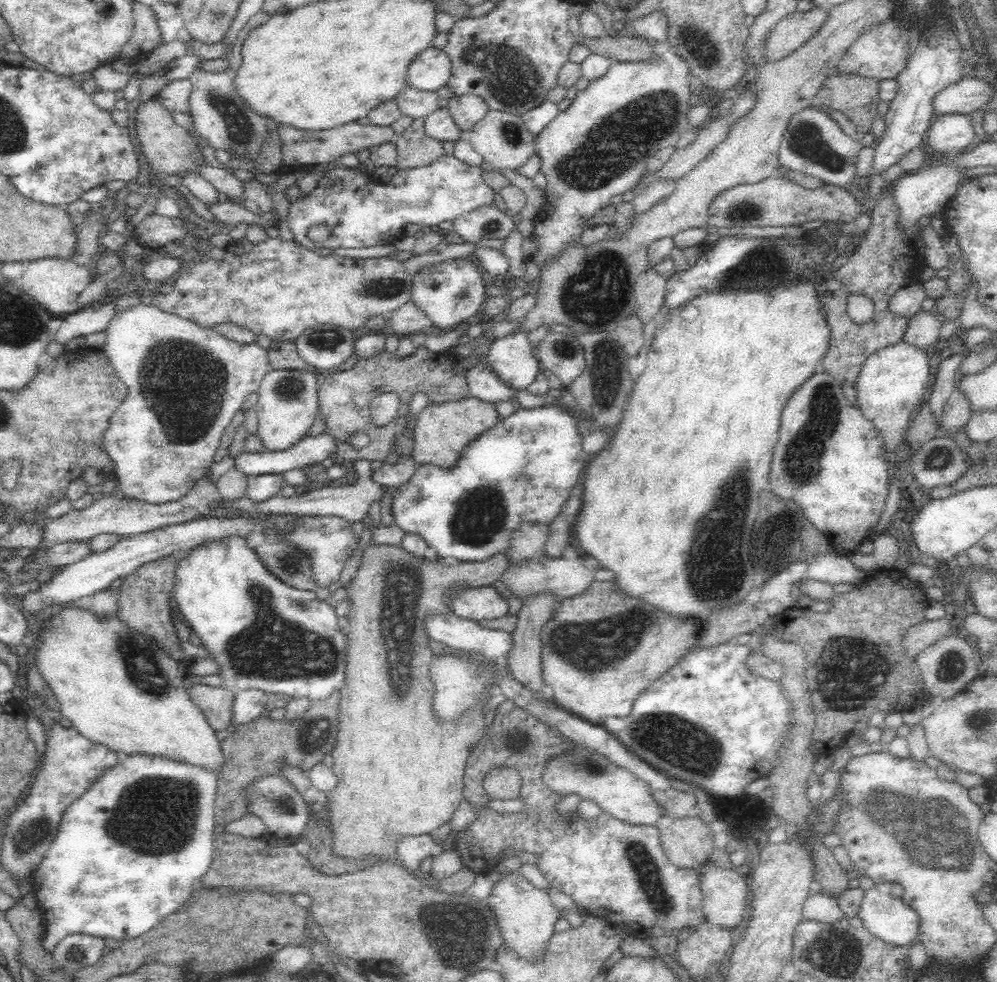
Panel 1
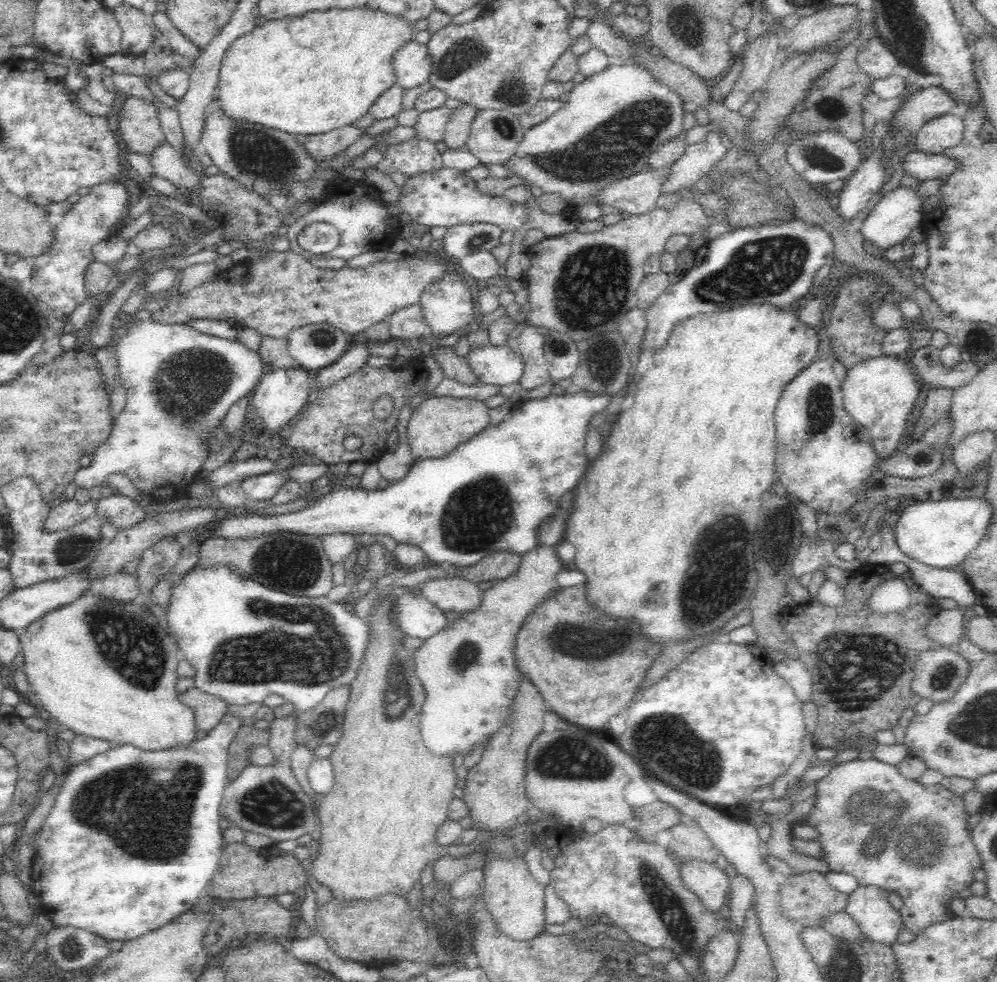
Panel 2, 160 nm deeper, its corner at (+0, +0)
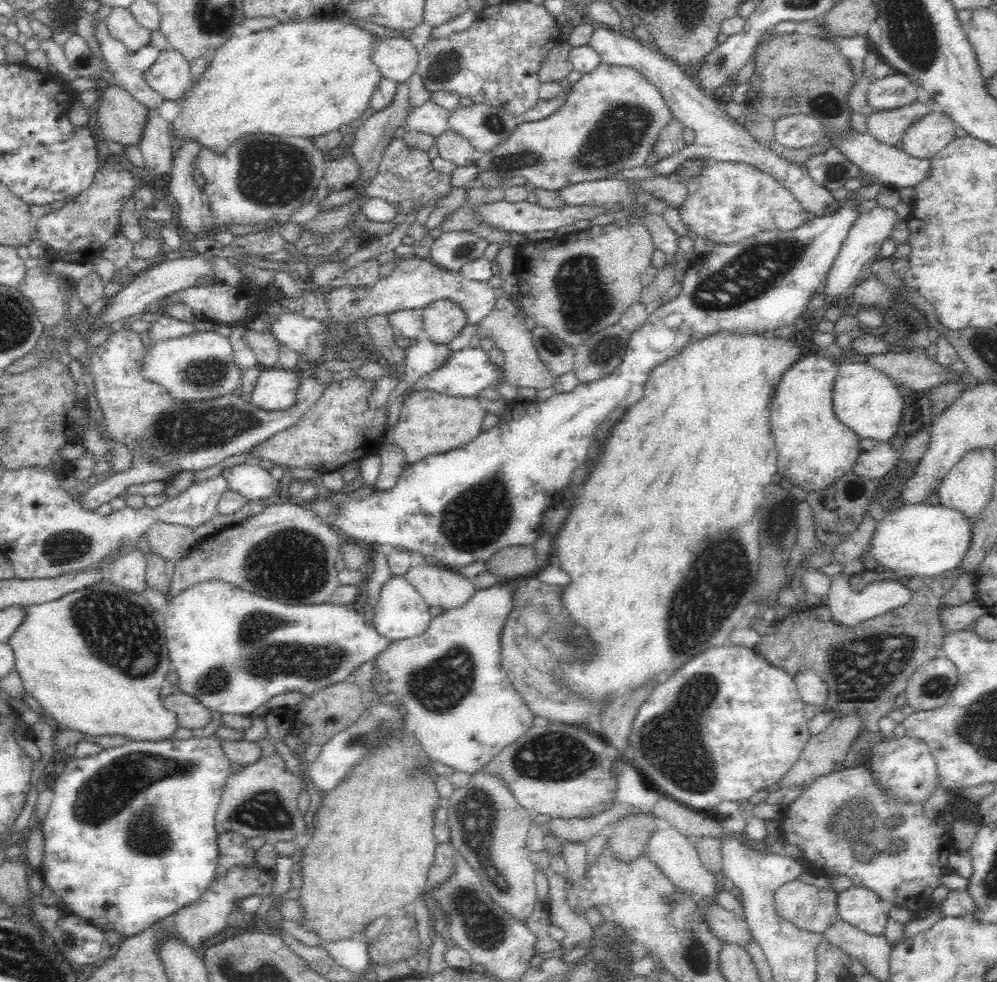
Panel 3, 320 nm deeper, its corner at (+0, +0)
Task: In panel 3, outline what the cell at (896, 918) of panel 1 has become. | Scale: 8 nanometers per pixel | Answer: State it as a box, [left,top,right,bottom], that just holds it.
[837,885,889,935]

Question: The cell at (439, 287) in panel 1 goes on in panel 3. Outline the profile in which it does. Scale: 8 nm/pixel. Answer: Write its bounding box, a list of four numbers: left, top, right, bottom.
[423,300,467,345]

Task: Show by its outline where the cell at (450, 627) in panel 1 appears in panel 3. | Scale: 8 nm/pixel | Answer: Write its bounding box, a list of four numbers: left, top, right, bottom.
[373,575,432,641]

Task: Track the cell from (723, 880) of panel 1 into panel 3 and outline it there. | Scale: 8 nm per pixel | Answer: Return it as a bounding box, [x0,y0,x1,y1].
[644,824,716,898]

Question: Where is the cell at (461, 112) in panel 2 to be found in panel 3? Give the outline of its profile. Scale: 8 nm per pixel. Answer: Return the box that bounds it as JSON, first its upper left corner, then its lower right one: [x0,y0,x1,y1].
[435,130,478,167]

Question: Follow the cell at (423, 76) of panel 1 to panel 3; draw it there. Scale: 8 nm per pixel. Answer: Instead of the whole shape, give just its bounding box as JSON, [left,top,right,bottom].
[371,36,419,84]

